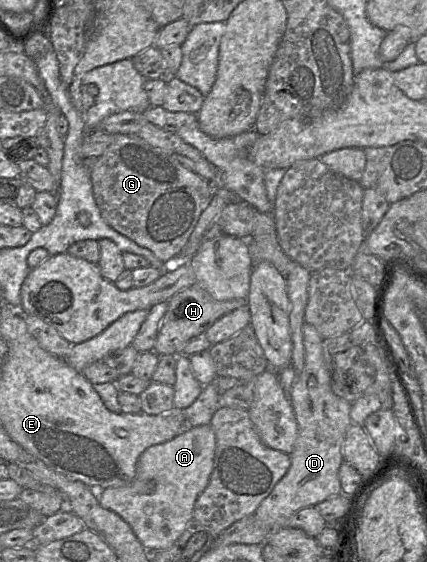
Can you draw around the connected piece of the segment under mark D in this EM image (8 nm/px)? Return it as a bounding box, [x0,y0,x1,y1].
[254,323,351,532]

